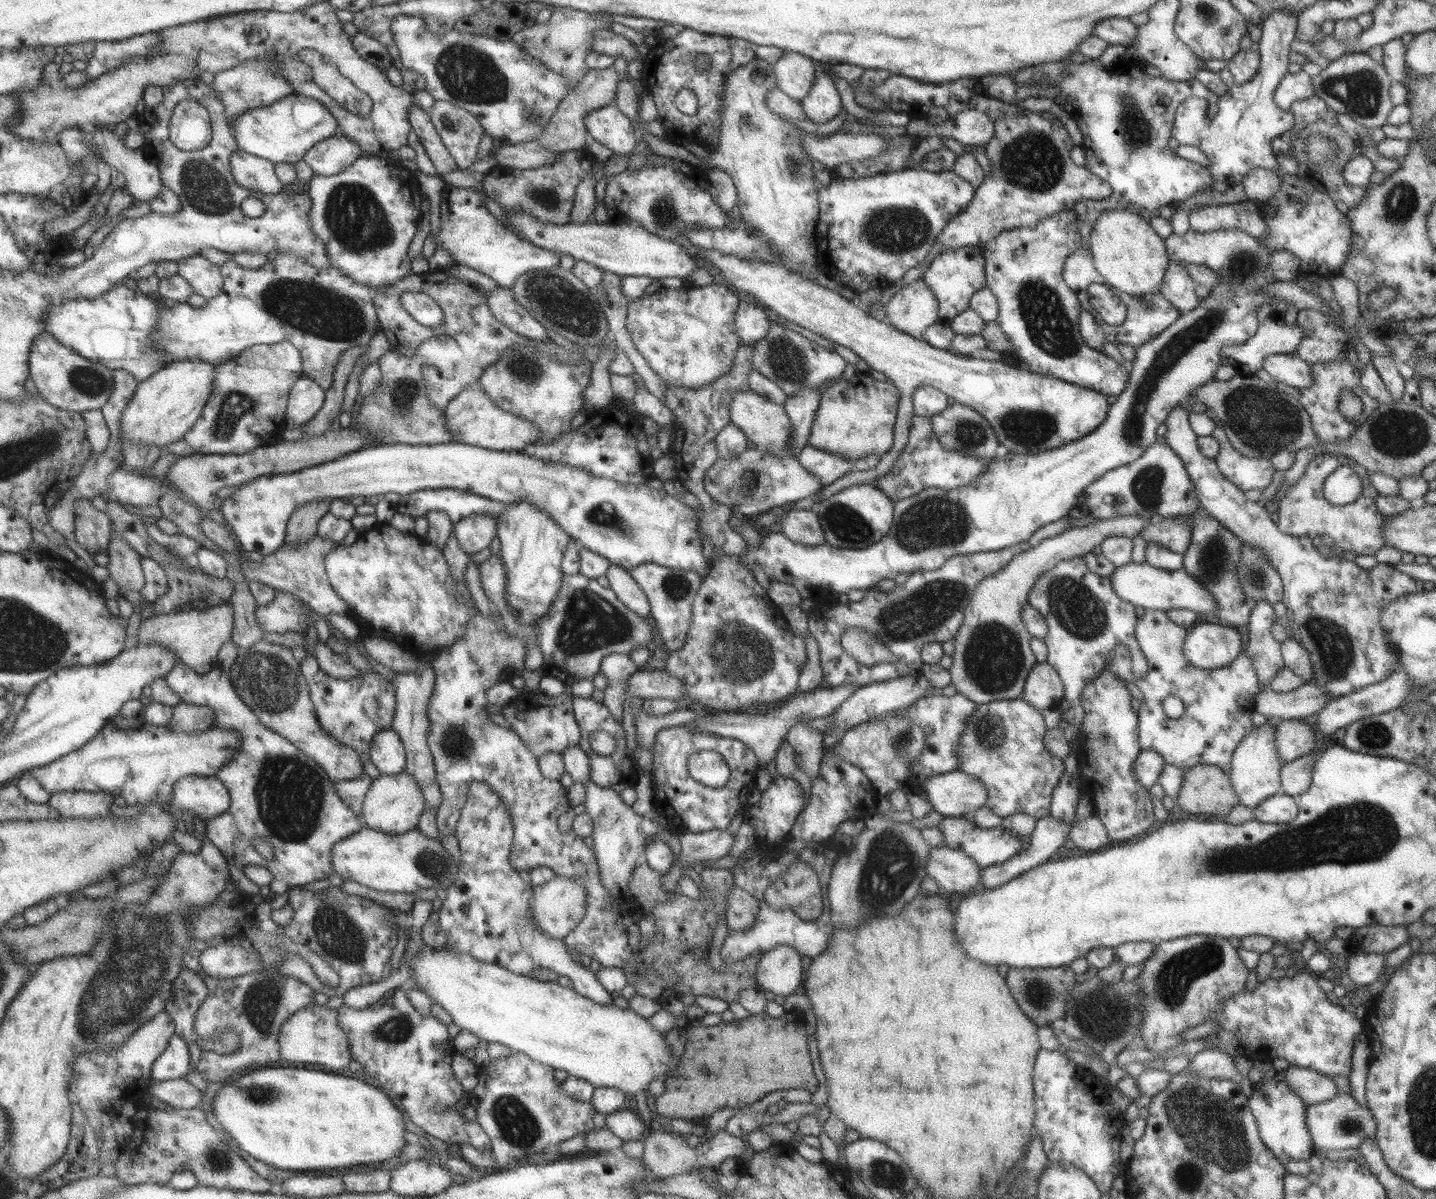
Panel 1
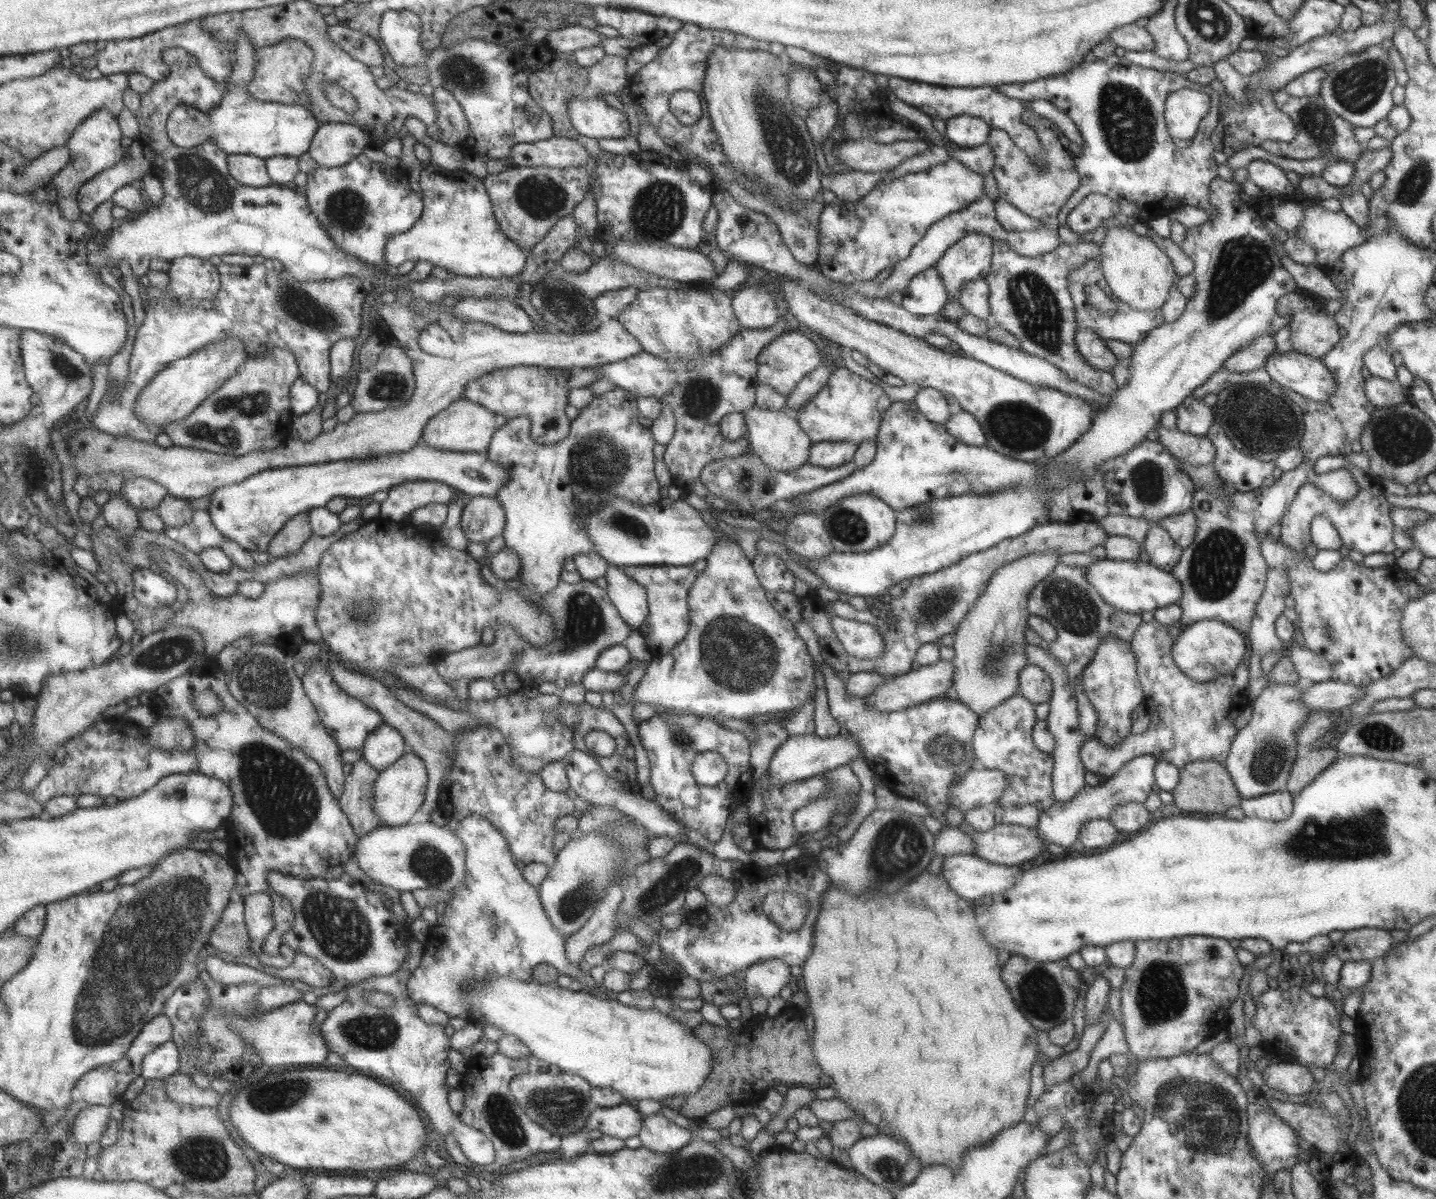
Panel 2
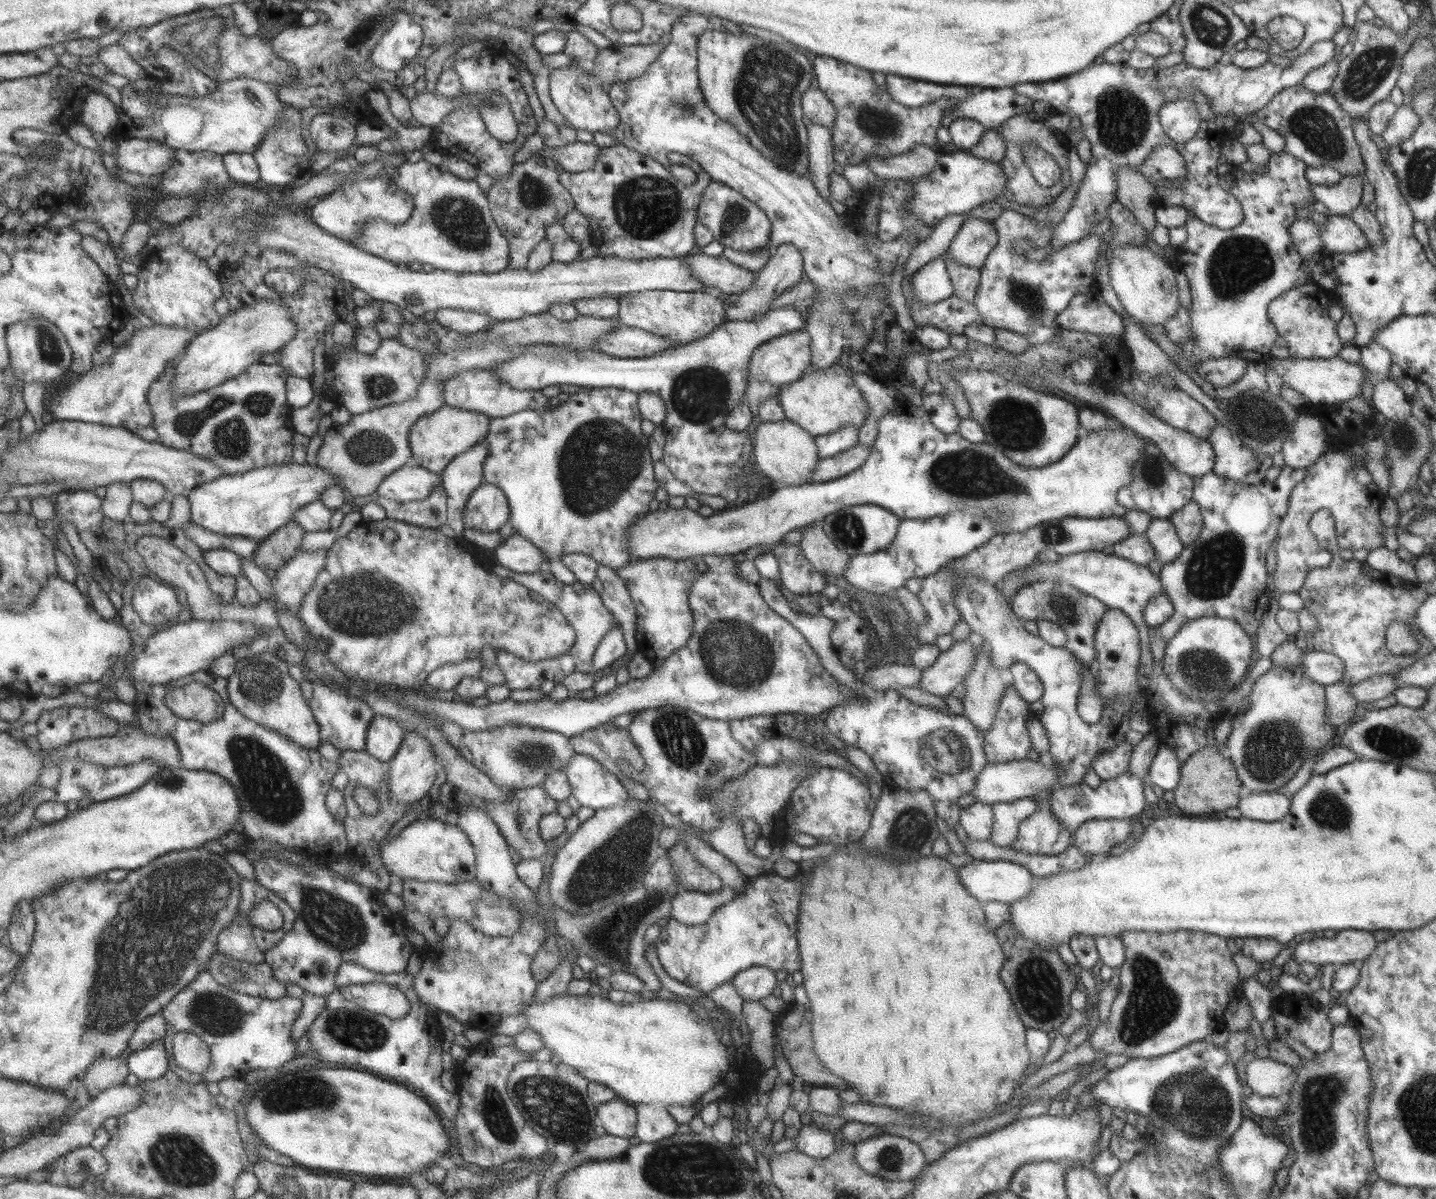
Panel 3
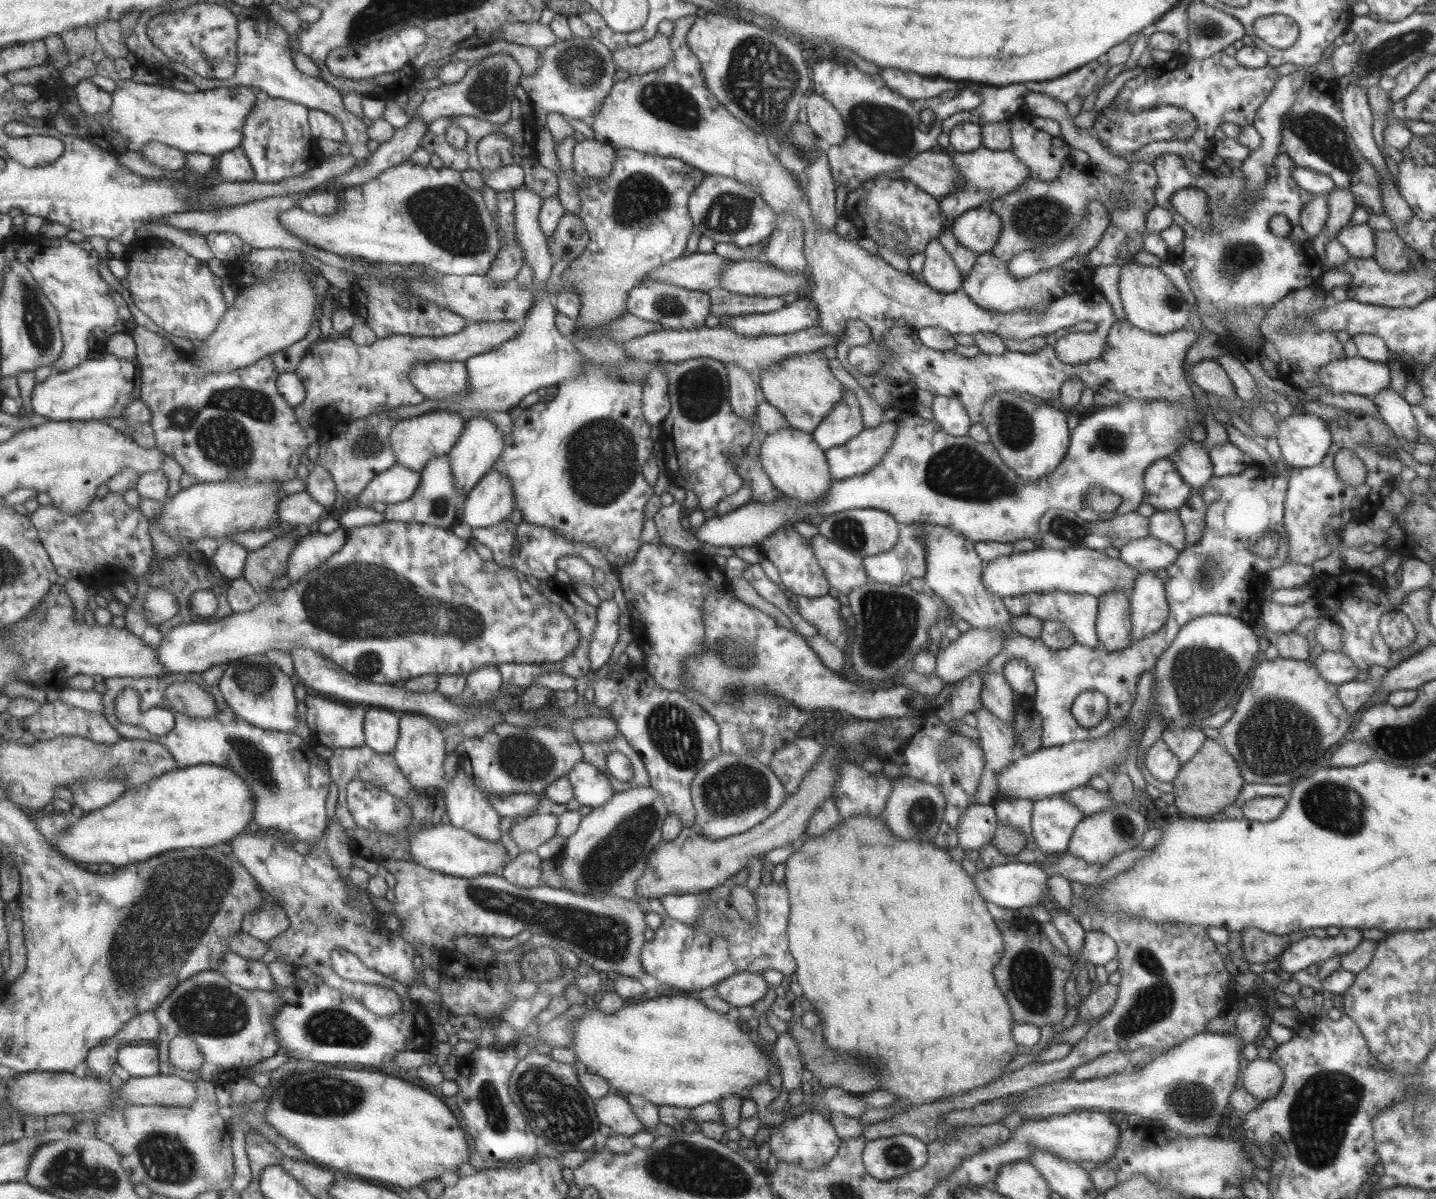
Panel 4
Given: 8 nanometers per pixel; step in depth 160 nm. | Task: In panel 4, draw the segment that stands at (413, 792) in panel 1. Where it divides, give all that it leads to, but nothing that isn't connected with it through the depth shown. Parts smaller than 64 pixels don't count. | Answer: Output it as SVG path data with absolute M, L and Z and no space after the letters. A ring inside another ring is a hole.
M400 713L400 737L395 750L395 758L402 771L409 777L412 787L428 789L429 787L441 788L443 784L443 767L445 758L445 742L441 730L429 722L421 713Z

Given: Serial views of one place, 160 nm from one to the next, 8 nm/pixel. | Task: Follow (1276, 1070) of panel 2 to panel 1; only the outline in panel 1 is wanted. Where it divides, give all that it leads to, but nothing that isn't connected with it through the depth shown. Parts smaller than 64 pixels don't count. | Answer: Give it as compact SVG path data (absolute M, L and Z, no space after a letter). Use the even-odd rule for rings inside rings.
M1289 1065L1278 1076L1307 1105L1325 1102L1337 1094L1330 1077L1311 1069Z

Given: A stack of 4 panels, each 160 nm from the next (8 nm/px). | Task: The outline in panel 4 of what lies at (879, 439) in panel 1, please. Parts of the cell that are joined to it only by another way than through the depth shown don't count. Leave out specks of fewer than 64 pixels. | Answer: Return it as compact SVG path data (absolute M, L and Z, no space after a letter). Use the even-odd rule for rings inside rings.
M822 350L807 354L790 354L776 365L758 374L758 395L777 409L789 427L811 434L829 410L841 400L845 388L829 370Z

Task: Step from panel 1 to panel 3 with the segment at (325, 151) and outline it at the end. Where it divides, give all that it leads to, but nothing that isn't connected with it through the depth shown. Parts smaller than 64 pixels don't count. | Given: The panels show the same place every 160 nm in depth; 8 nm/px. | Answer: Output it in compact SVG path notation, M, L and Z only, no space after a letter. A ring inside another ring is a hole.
M339 114L315 115L309 126L317 150L345 152L355 148L357 127Z

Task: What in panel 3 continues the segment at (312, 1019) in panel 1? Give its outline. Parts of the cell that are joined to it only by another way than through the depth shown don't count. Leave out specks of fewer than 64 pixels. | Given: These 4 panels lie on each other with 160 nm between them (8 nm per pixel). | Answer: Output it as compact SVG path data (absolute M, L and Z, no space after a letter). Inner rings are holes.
M211 971L201 973L195 981L185 987L185 990L177 994L173 1002L161 1013L167 1023L167 1034L163 1041L170 1058L169 1066L171 1072L176 1072L186 1082L197 1084L197 1082L203 1081L219 1083L224 1078L241 1077L249 1070L280 1070L283 1066L287 1067L287 1063L299 1056L297 1054L297 1043L293 1042L291 1032L293 1032L293 1023L301 1016L303 1000L290 995L276 998L275 1000L271 999L243 994L241 991L222 985L211 974ZM183 1031L198 1034L209 1044L212 1052L212 1063L207 1072L195 1074L178 1066L173 1054L173 1039L178 1032Z

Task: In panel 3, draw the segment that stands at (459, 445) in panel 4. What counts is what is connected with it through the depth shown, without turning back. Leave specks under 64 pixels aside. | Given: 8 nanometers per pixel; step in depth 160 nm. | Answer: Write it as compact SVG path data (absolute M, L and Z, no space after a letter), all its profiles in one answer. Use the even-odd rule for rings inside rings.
M487 441L476 442L471 449L453 458L439 473L447 496L447 517L456 537L463 534L462 516L469 495L484 480L483 461L487 455Z

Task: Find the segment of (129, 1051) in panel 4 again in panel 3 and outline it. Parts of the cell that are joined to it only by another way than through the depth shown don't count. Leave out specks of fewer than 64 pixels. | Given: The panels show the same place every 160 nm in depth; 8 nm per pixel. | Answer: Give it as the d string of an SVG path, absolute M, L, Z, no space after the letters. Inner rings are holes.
M163 1039L152 1042L146 1049L132 1052L132 1056L128 1058L131 1072L143 1082L162 1080L171 1072L169 1063Z

